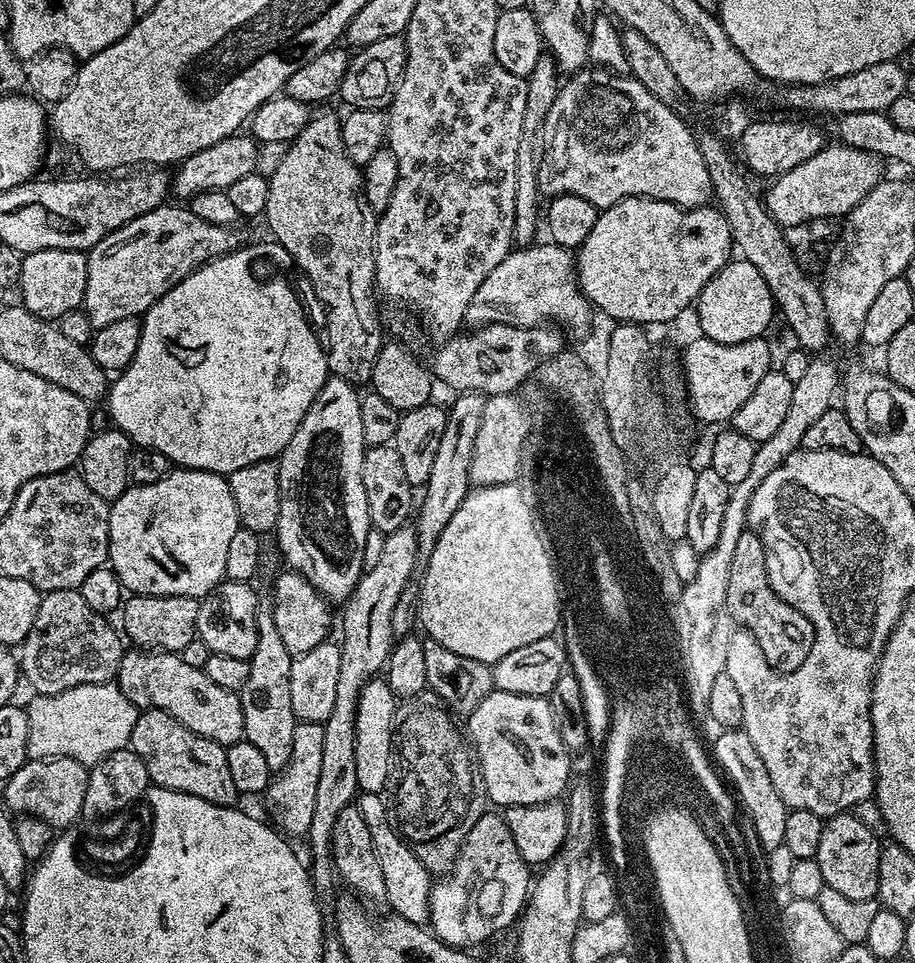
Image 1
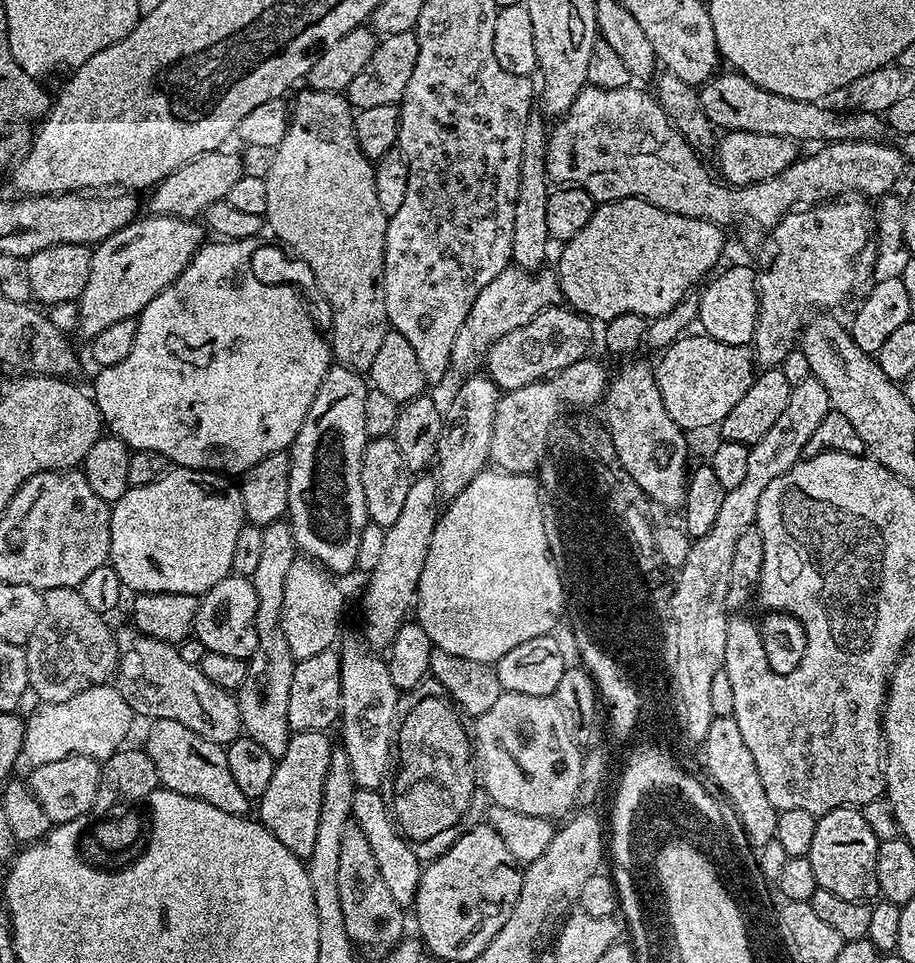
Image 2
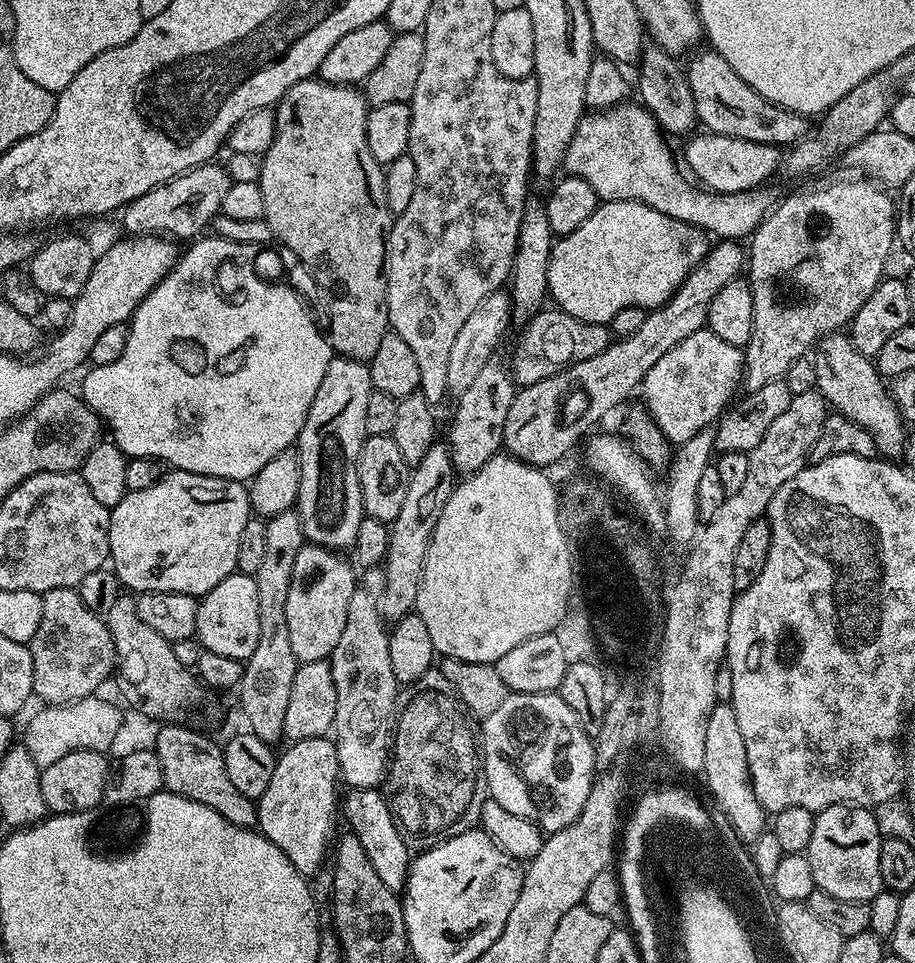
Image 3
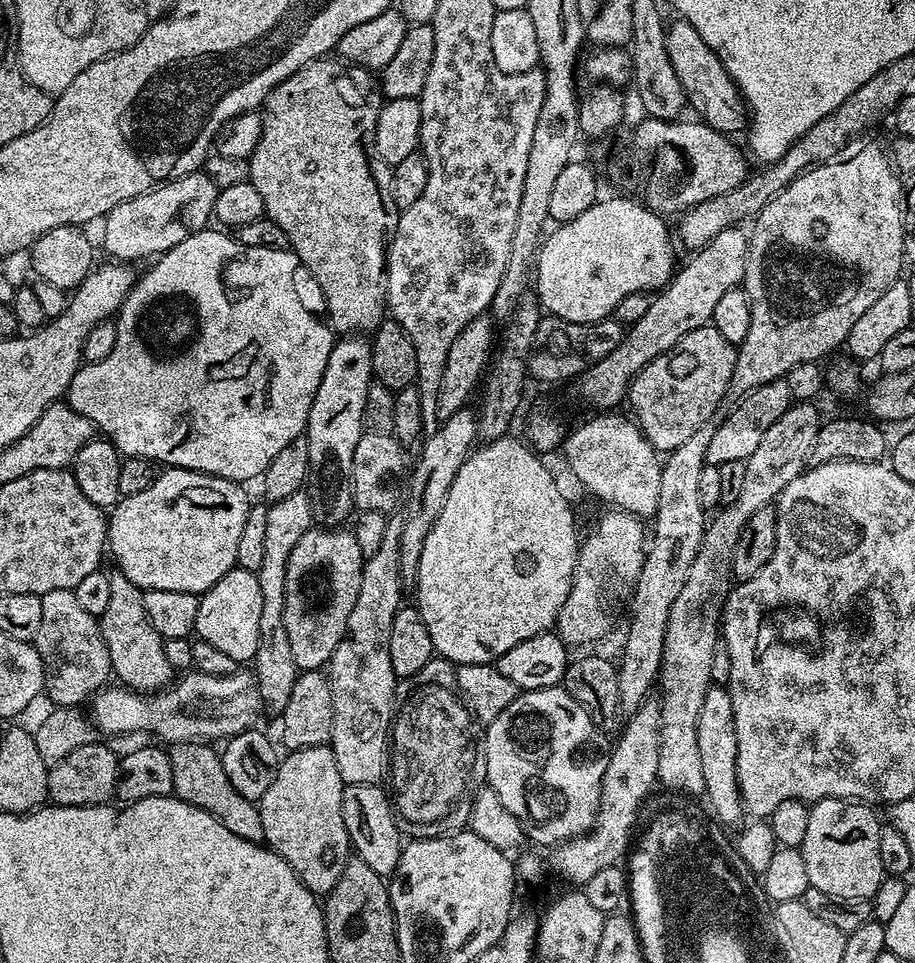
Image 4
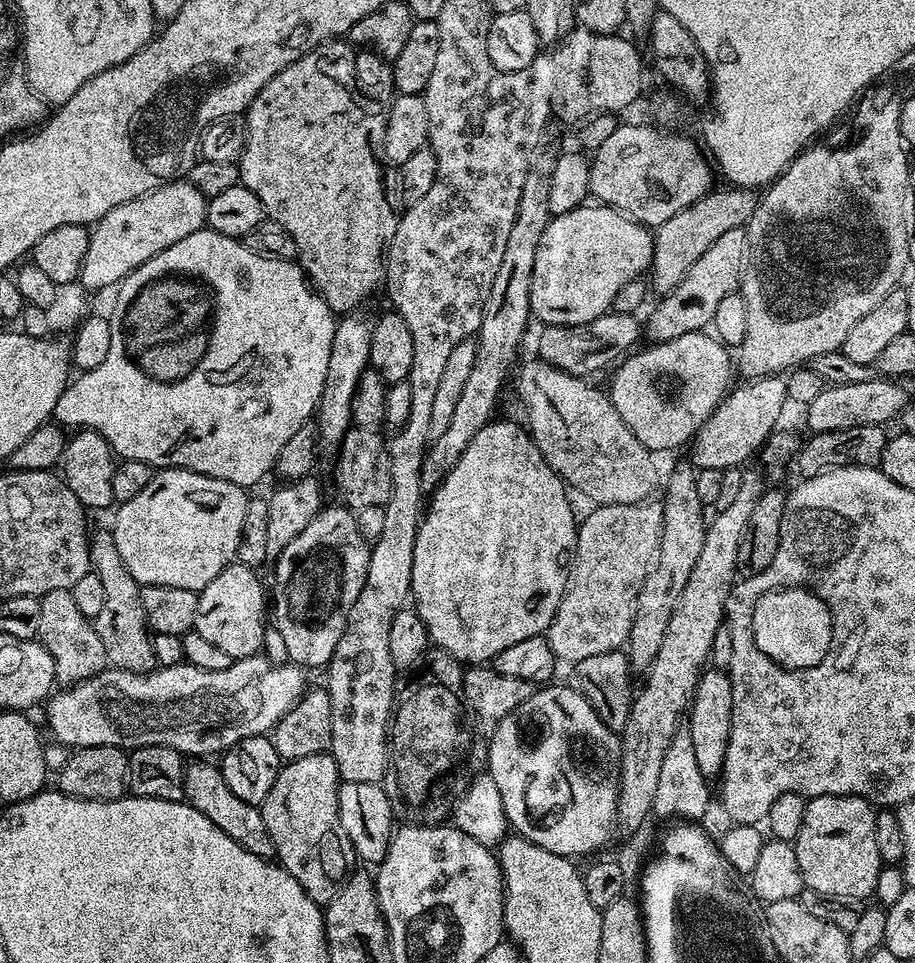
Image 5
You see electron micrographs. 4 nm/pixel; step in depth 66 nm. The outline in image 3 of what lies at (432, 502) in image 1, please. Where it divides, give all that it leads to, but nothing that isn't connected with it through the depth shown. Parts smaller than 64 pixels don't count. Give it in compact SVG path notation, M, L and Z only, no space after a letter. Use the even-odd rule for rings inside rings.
M499 358L487 360L482 371L476 375L470 387L455 397L456 413L452 416L452 425L448 428L446 443L452 451L452 467L457 473L471 474L486 463L491 456L501 451L504 442L506 414L514 402L518 385L512 379L509 365Z

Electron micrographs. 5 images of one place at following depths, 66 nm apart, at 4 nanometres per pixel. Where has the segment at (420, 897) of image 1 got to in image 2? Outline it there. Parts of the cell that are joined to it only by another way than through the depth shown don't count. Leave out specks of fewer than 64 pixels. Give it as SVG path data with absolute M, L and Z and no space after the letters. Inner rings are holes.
M357 788L352 803L352 820L362 830L362 834L366 834L366 838L370 842L370 850L374 850L374 862L378 862L382 882L386 882L386 890L390 890L394 902L398 902L402 906L412 906L416 903L422 861L396 833L389 801L382 793L383 791L374 788Z

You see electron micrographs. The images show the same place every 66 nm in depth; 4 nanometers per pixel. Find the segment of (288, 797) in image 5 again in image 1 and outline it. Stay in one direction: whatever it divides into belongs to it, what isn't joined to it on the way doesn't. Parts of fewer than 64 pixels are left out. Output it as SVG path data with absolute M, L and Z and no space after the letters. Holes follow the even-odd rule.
M297 723L294 746L290 750L290 762L268 786L266 799L268 808L272 811L271 823L289 837L303 837L310 826L310 818L314 818L314 794L318 790L318 773L322 770L323 733L323 724Z

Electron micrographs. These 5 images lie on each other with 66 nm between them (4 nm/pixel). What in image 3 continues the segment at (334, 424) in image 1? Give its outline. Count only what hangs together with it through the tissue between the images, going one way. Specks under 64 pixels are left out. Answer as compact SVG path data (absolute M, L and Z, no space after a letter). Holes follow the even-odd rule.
M333 355L330 366L326 366L326 375L322 377L322 386L318 386L318 394L314 394L310 414L306 414L306 422L298 441L300 481L294 511L300 515L307 543L321 544L323 548L333 550L351 549L354 537L358 535L358 526L364 521L362 490L356 477L356 463L366 439L366 402L372 391L372 375L365 361Z

